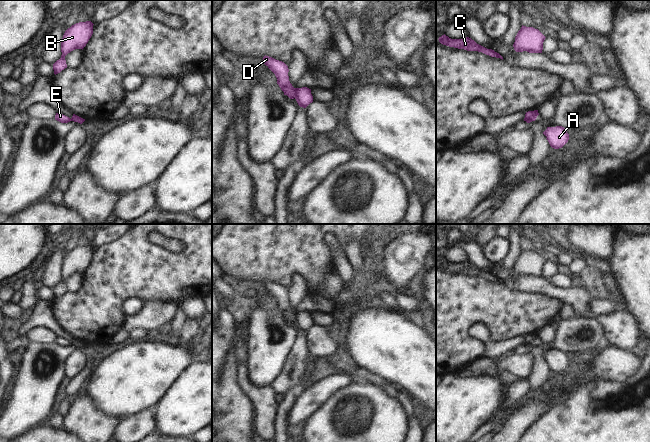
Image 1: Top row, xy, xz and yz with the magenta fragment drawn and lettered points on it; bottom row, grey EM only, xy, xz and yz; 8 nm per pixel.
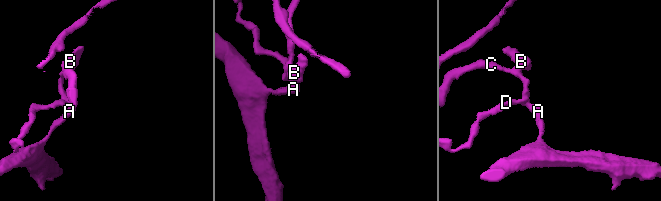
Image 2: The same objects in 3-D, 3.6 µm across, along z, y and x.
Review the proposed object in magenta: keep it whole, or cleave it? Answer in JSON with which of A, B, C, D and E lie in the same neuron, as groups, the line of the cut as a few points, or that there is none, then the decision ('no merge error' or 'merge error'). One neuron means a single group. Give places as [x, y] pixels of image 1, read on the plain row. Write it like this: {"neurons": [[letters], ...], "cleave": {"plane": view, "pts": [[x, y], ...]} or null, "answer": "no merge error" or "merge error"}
{"neurons": [["A"], ["B", "C", "D", "E"]], "cleave": {"plane": "xz", "pts": [[294, 312], [295, 321]]}, "answer": "merge error"}

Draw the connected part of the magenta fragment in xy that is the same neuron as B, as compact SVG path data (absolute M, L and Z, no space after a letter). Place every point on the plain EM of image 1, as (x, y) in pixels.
M91 245L79 246L65 255L61 265L61 282L53 288L55 299L67 292L65 280L68 277L75 273L83 274L93 258L93 249Z

